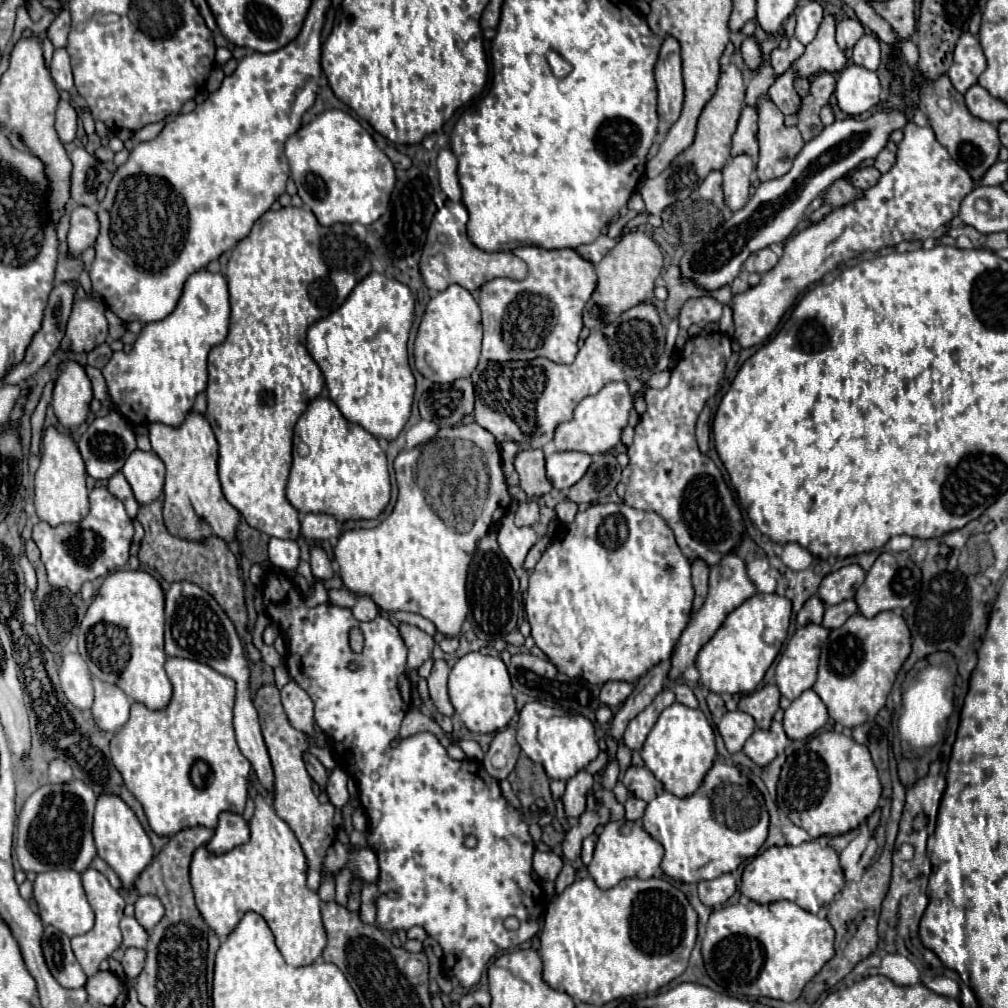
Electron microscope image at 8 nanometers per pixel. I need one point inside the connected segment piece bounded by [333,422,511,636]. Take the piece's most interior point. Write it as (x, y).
(409, 562)

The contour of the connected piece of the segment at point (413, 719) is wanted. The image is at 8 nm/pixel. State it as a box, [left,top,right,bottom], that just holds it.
[401,708,451,746]

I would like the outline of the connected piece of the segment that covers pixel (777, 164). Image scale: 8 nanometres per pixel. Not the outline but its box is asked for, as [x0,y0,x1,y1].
[755,94,803,182]

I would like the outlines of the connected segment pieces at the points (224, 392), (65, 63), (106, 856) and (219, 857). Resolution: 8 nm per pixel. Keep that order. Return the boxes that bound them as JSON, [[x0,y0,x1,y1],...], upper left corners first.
[[207,206,371,538],[49,48,73,90],[93,794,153,892],[191,796,327,966]]

